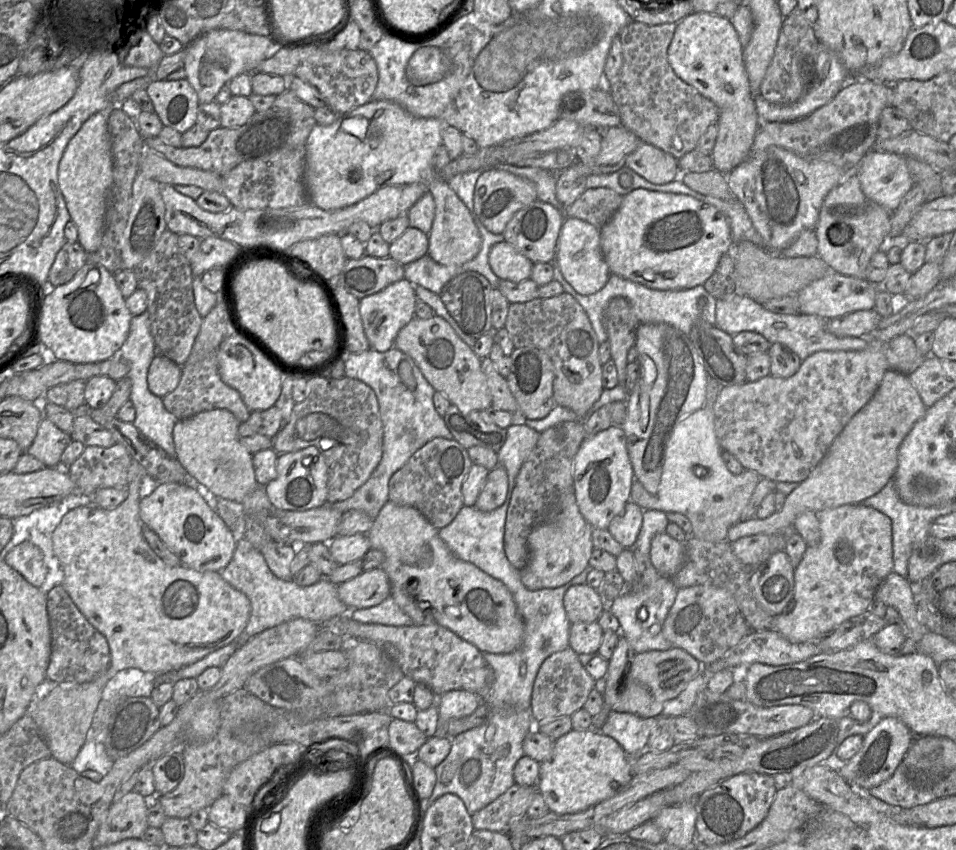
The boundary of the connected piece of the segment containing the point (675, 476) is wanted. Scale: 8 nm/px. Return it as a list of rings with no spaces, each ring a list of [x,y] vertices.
[[[712,378],[706,384],[705,405],[691,413],[674,428],[665,453],[662,476],[658,491],[651,494],[637,479],[633,480],[630,501],[643,510],[654,509],[663,512],[678,512],[685,515],[692,525],[692,536],[708,542],[727,541],[729,529],[740,521],[741,513],[748,504],[755,487],[761,477],[752,470],[744,470],[740,474],[732,474],[726,467],[714,427],[713,405],[722,386]]]

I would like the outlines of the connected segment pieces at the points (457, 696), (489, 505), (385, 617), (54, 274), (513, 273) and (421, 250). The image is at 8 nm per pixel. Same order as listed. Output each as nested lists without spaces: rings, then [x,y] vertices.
[[[451,690],[437,696],[439,714],[439,733],[442,724],[451,719],[459,719],[471,715],[480,704],[480,698],[467,690]]]
[[[497,465],[489,471],[486,482],[473,506],[483,512],[492,511],[504,503],[507,492],[507,471],[503,466]]]
[[[390,595],[382,603],[370,608],[352,609],[349,616],[358,622],[386,626],[412,626],[411,618],[401,610]]]
[[[78,241],[66,242],[57,253],[48,275],[48,287],[57,287],[68,283],[88,262],[88,253]]]
[[[505,240],[491,247],[488,262],[500,280],[512,282],[529,279],[534,265],[529,258]]]
[[[408,227],[390,244],[389,257],[404,266],[422,258],[427,251],[428,235],[416,228]]]

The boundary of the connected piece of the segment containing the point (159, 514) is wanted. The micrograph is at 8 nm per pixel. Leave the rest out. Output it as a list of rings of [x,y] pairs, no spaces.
[[[163,483],[149,496],[141,498],[139,515],[143,526],[152,529],[164,544],[175,553],[181,564],[197,571],[222,571],[232,560],[237,541],[221,517],[209,506],[202,495],[184,483]]]

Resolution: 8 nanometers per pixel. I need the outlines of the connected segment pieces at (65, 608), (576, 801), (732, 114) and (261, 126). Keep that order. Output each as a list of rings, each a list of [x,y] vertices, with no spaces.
[[[62,585],[47,593],[47,613],[51,631],[51,654],[47,678],[58,684],[90,682],[106,671],[110,664],[110,649],[102,635],[73,602]]]
[[[572,729],[554,740],[550,758],[540,764],[536,788],[542,794],[550,812],[572,814],[615,796],[632,781],[633,776],[632,757],[625,753],[615,739],[594,729],[582,731]]]
[[[692,12],[677,23],[667,55],[675,75],[717,106],[718,135],[711,158],[713,168],[727,175],[751,154],[760,125],[739,36],[729,19],[707,12]]]
[[[290,89],[276,96],[273,105],[266,111],[257,112],[237,128],[218,127],[211,130],[207,139],[198,147],[180,147],[163,143],[159,137],[143,138],[147,152],[156,152],[177,166],[197,168],[225,176],[234,167],[246,160],[255,159],[279,149],[304,147],[313,127],[317,124],[315,108],[301,101]]]

